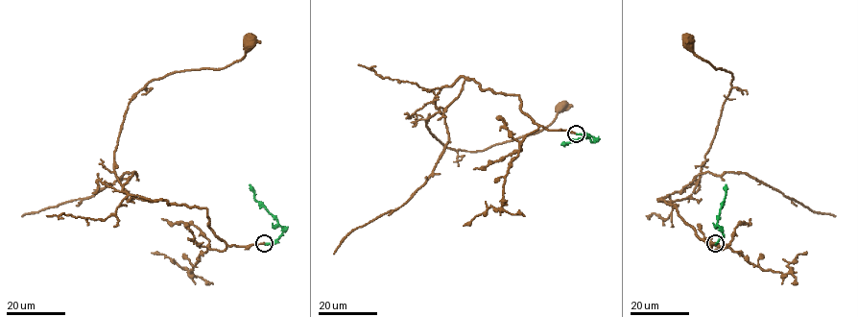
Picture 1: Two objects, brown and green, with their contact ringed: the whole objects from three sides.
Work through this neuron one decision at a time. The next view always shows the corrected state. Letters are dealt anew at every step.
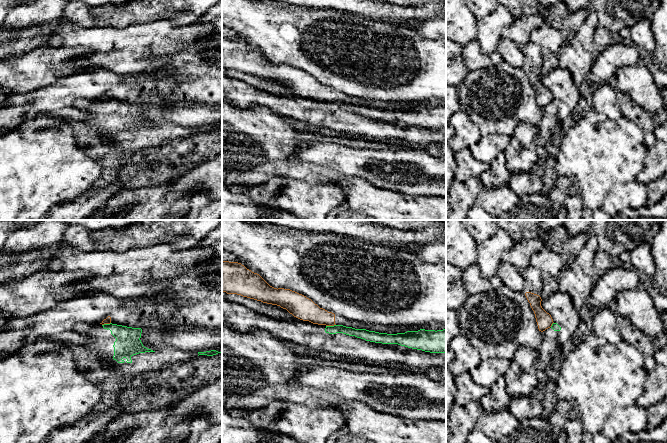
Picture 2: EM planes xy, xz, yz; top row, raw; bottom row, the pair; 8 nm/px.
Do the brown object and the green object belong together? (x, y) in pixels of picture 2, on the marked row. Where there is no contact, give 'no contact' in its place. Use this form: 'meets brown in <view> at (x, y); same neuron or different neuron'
meets brown in xz at (330, 325); different neuron

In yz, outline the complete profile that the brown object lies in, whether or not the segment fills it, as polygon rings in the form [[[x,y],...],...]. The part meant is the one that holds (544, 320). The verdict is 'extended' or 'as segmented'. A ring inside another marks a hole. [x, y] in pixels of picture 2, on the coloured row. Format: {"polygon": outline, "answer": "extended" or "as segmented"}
{"polygon": [[[528,266],[518,270],[524,279],[524,290],[528,302],[534,311],[539,331],[543,332],[552,326],[553,319],[541,306],[541,292],[543,288],[542,271],[536,267]]], "answer": "extended"}

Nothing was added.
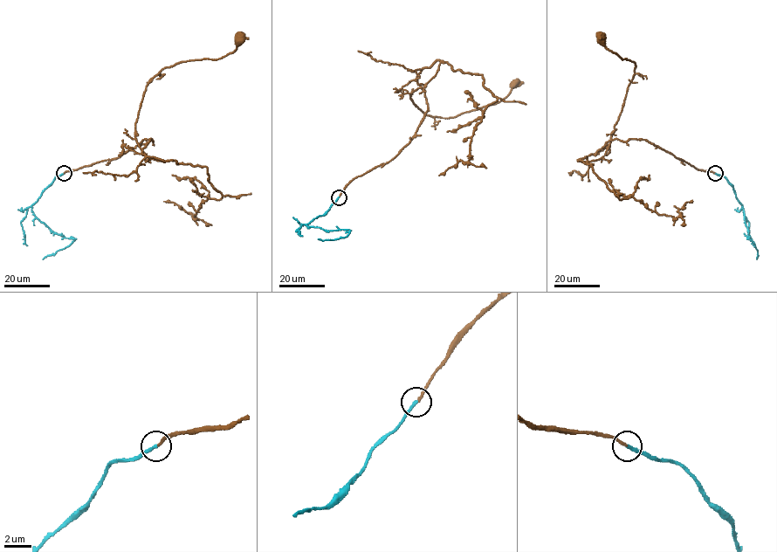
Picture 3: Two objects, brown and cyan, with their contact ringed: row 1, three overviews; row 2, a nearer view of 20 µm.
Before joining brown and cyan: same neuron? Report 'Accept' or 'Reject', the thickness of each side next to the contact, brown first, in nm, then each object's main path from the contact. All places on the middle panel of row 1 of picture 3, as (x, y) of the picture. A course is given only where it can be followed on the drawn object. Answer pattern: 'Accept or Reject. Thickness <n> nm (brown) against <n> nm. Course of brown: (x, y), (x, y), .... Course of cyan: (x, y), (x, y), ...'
Accept. Thickness 180 nm (brown) against 220 nm. Course of brown: (339, 196), (410, 141), (427, 108), (423, 68), (440, 61), (410, 98), (433, 116), (496, 104), (514, 83). Course of cyan: (338, 196), (322, 216), (306, 225), (328, 231), (348, 229), (350, 232), (336, 239), (318, 238)

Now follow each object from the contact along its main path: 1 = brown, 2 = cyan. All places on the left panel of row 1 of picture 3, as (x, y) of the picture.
1: (64, 173), (145, 139), (142, 154), (165, 162), (137, 141), (146, 86), (166, 67), (230, 53), (239, 38)
2: (63, 173), (56, 176), (44, 189), (31, 206), (31, 211), (53, 232), (75, 239), (66, 247), (43, 259)

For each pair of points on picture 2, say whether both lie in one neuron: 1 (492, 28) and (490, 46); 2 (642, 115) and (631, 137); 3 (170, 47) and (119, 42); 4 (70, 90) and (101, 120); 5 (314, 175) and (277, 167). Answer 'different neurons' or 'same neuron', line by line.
1: same neuron
2: different neurons
3: same neuron
4: different neurons
5: same neuron

